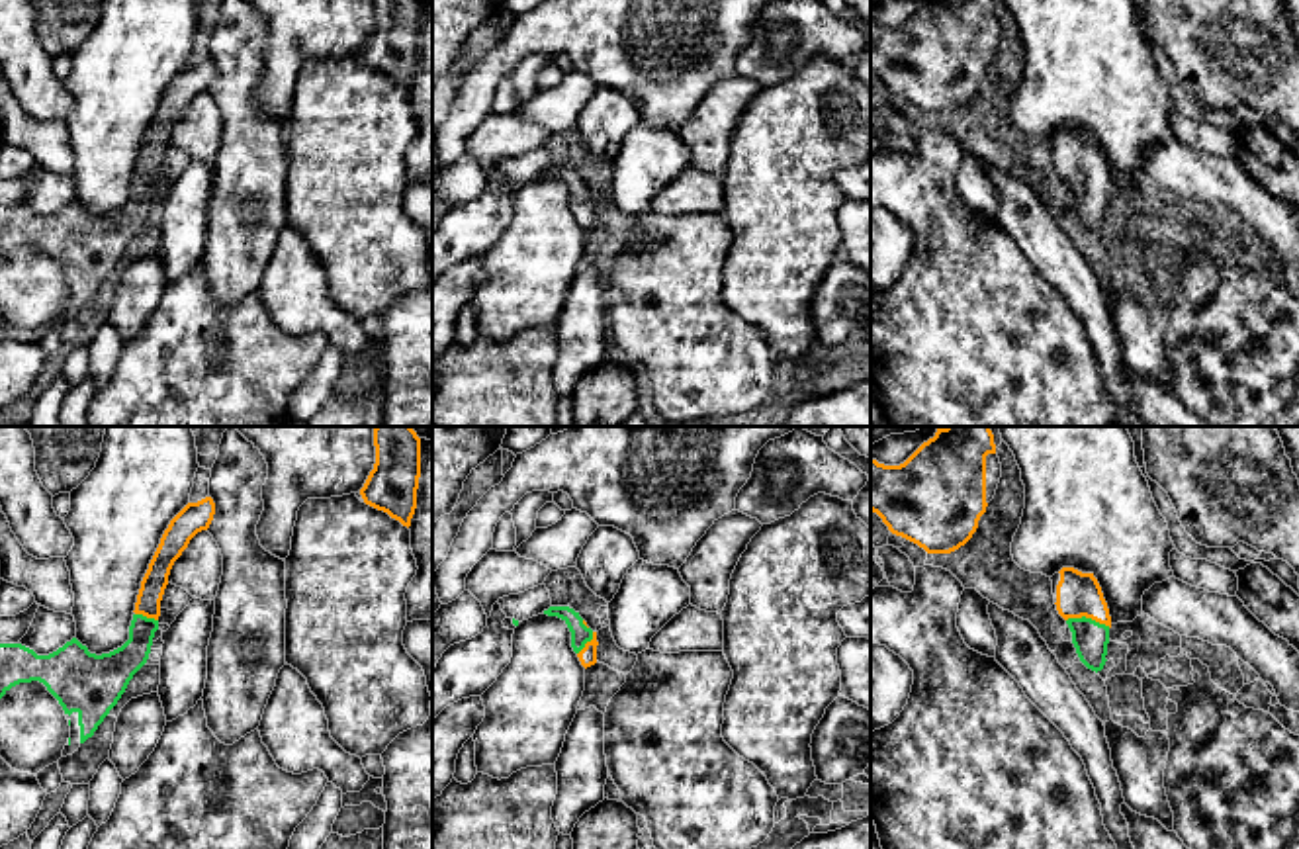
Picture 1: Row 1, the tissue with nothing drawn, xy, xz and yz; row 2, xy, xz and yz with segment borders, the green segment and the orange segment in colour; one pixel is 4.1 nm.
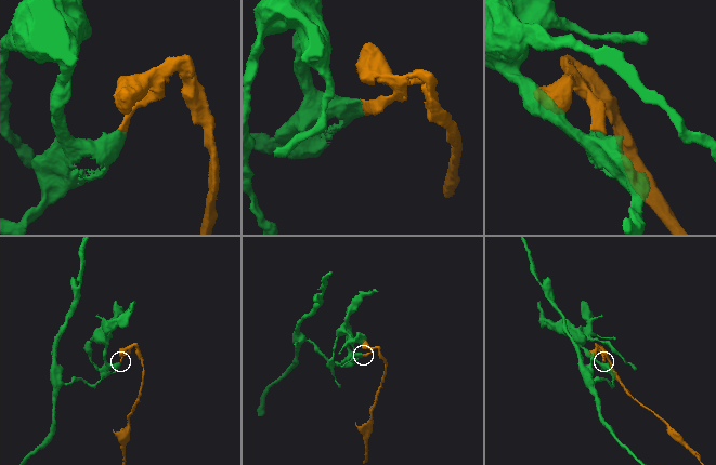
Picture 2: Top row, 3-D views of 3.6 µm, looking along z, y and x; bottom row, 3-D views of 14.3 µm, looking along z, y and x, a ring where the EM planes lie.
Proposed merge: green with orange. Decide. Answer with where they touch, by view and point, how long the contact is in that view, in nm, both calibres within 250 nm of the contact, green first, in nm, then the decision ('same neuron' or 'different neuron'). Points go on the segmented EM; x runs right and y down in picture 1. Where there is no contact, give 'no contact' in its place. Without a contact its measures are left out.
yz (1088, 619) | 190 nm | 150/180 nm | same neuron

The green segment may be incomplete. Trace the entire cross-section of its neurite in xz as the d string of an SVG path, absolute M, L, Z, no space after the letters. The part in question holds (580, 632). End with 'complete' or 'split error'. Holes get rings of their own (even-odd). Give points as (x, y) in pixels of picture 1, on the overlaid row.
M550 606L544 614L558 616L567 624L571 632L571 648L585 669L597 663L597 632L587 626L579 612L569 606Z; split error

